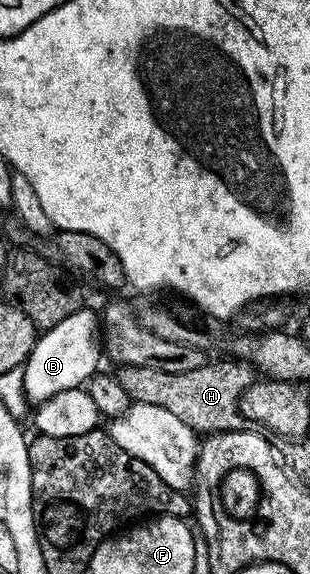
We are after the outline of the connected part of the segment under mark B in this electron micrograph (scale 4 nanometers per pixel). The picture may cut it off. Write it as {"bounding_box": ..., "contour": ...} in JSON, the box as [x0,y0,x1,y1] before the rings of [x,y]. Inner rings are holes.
{"bounding_box":[23,308,103,404],"contour":[[[79,308],[56,326],[45,329],[34,341],[29,358],[23,365],[27,401],[39,404],[62,390],[85,385],[97,373],[103,352],[101,321],[96,312]]]}

